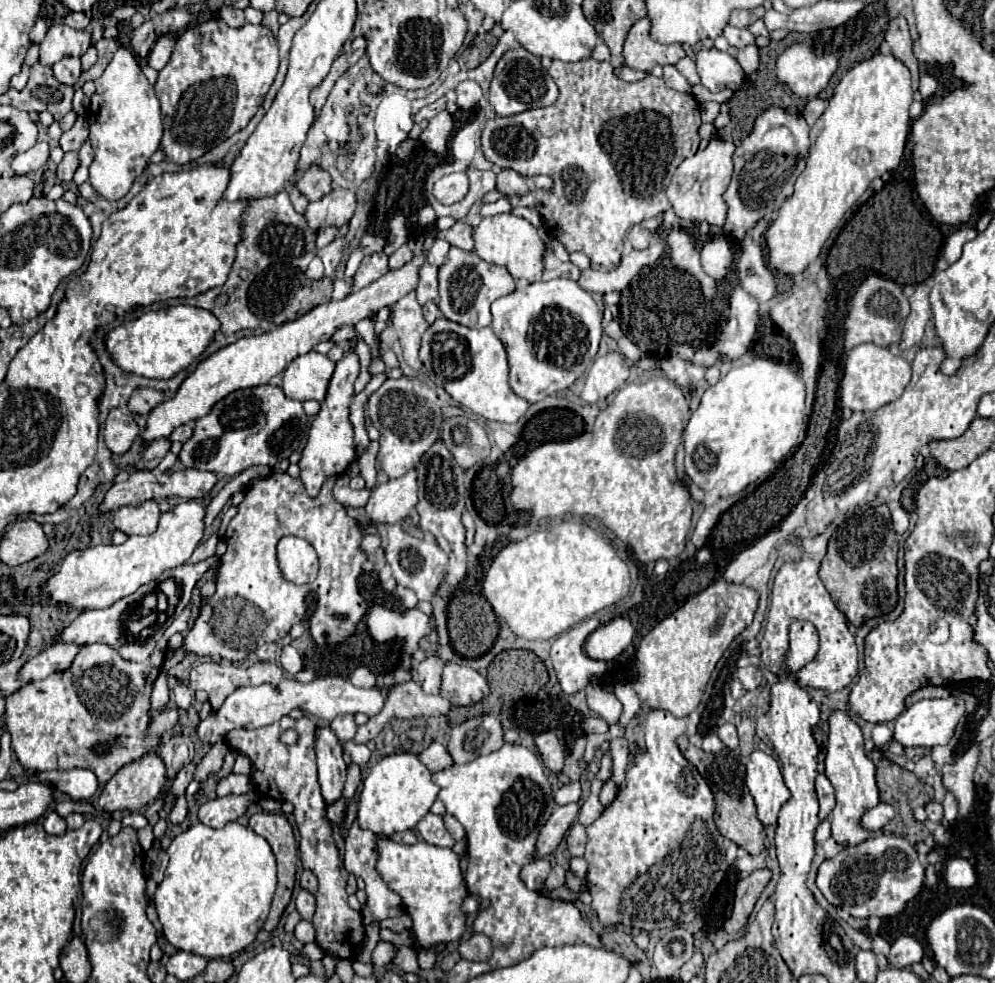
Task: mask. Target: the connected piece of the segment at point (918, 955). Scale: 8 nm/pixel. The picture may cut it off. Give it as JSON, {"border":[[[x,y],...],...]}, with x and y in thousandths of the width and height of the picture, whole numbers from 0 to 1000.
{"border":[[[904,953],[895,961],[891,976],[897,984],[916,984],[918,980],[924,980],[928,976],[928,963],[918,953]]]}

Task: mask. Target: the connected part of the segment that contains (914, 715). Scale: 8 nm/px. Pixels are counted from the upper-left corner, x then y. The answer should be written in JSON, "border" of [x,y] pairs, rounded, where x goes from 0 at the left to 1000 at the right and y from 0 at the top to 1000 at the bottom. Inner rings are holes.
{"border":[[[954,707],[952,711],[928,711],[910,721],[902,731],[899,731],[899,752],[908,760],[940,760],[940,758],[952,758],[954,752],[958,750],[958,744],[962,740],[962,733],[970,725],[970,715]]]}

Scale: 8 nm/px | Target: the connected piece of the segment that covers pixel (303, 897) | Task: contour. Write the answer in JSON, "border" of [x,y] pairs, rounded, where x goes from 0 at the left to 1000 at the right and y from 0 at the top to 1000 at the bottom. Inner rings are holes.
{"border":[[[301,906],[301,910],[298,910],[298,927],[301,927],[303,935],[313,937],[315,929],[317,929],[317,913],[313,908],[309,908],[309,906]]]}

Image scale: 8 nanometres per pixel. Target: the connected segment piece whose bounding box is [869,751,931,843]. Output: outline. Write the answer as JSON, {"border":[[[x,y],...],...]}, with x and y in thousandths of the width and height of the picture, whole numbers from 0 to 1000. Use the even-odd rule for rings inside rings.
{"border":[[[875,764],[875,766],[873,766],[873,772],[875,772],[875,774],[879,776],[879,780],[881,780],[881,799],[883,799],[885,815],[897,819],[899,825],[902,825],[899,835],[902,835],[902,833],[904,833],[904,835],[902,835],[902,837],[895,837],[891,843],[893,843],[897,849],[906,849],[908,854],[914,854],[916,858],[928,856],[934,845],[932,845],[932,841],[930,841],[928,837],[926,837],[926,843],[924,843],[922,835],[920,835],[920,841],[916,841],[916,837],[918,837],[918,819],[922,819],[922,821],[930,819],[930,817],[936,813],[936,809],[930,805],[928,797],[926,797],[916,784],[912,784],[912,782],[904,780],[902,776],[893,774],[885,764]],[[922,849],[924,849],[924,851],[922,851]]]}

